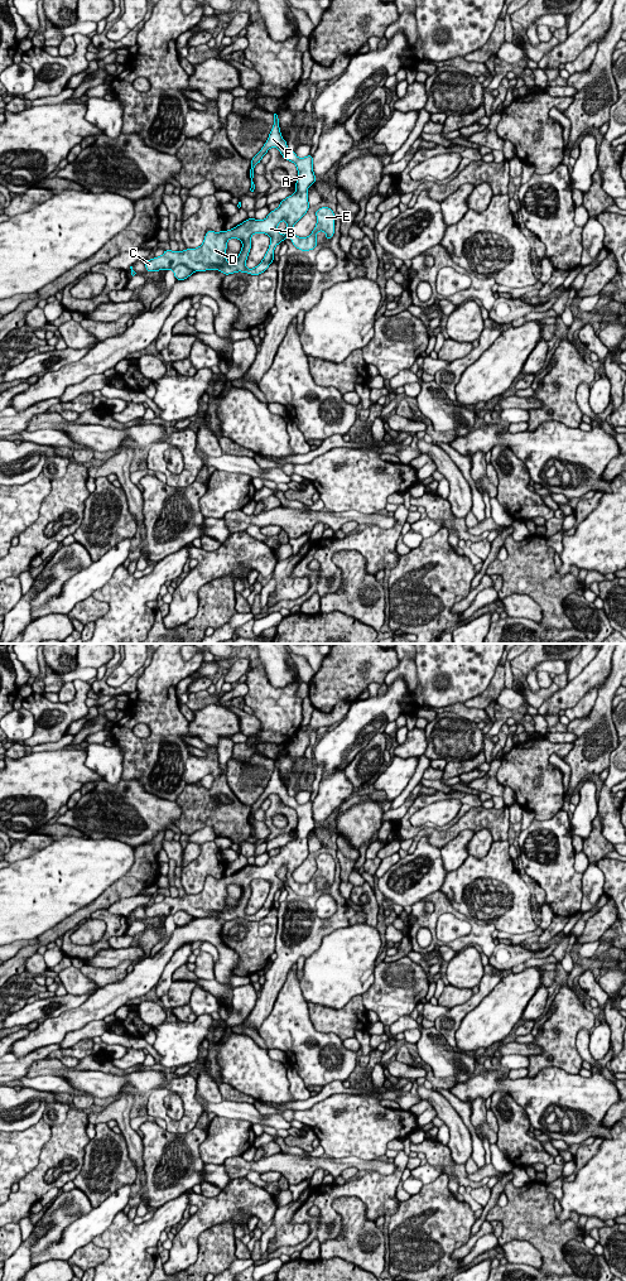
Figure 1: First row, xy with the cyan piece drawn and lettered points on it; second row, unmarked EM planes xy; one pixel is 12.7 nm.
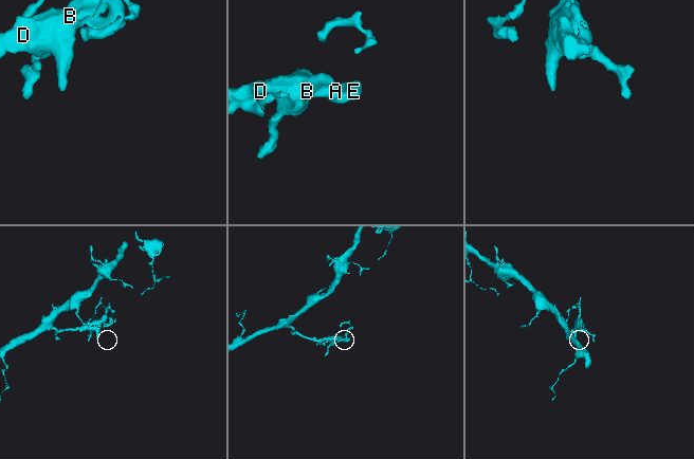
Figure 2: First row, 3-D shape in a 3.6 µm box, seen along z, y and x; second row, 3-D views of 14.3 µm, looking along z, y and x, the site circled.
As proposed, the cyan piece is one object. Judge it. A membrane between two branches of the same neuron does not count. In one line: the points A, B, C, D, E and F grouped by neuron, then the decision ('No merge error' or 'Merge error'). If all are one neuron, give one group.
Groups: A B C D E F. No merge error

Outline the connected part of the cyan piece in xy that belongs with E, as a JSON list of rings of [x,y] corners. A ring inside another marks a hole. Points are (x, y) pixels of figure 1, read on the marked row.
[[[274,114],[274,126],[270,135],[257,153],[251,159],[251,168],[249,175],[251,178],[251,188],[254,192],[255,184],[252,178],[255,175],[254,168],[261,162],[261,158],[268,153],[270,148],[278,148],[281,156],[289,162],[293,162],[298,169],[298,180],[295,183],[297,192],[280,202],[280,206],[270,211],[268,217],[263,221],[255,218],[247,218],[239,226],[228,231],[213,232],[207,231],[203,244],[197,249],[187,249],[184,251],[165,250],[159,257],[145,260],[145,269],[151,271],[169,270],[174,271],[177,280],[184,280],[191,276],[194,271],[218,270],[225,275],[233,274],[237,271],[247,273],[251,275],[259,275],[264,273],[269,265],[274,261],[274,249],[278,244],[289,237],[293,245],[302,250],[313,250],[317,244],[317,232],[324,231],[326,239],[329,240],[334,233],[334,213],[328,207],[322,207],[316,211],[317,225],[308,237],[298,237],[293,232],[293,226],[307,213],[309,210],[308,202],[308,187],[313,184],[317,178],[313,173],[313,155],[299,159],[295,151],[289,150],[286,141],[281,138],[279,127],[279,117]],[[286,221],[286,235],[281,235],[278,231],[278,225]],[[252,233],[266,233],[270,236],[269,249],[263,261],[254,269],[247,269],[245,263],[247,260],[251,249],[251,235]],[[230,239],[239,239],[242,241],[242,249],[235,261],[228,263],[225,257],[227,249],[227,241]]]

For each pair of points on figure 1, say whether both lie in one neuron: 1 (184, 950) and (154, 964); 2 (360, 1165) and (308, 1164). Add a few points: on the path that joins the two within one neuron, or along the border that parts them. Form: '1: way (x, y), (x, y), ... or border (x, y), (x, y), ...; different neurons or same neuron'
1: border (189, 942), (174, 952), (158, 982); different neurons
2: way (347, 1162), (321, 1164); same neuron

